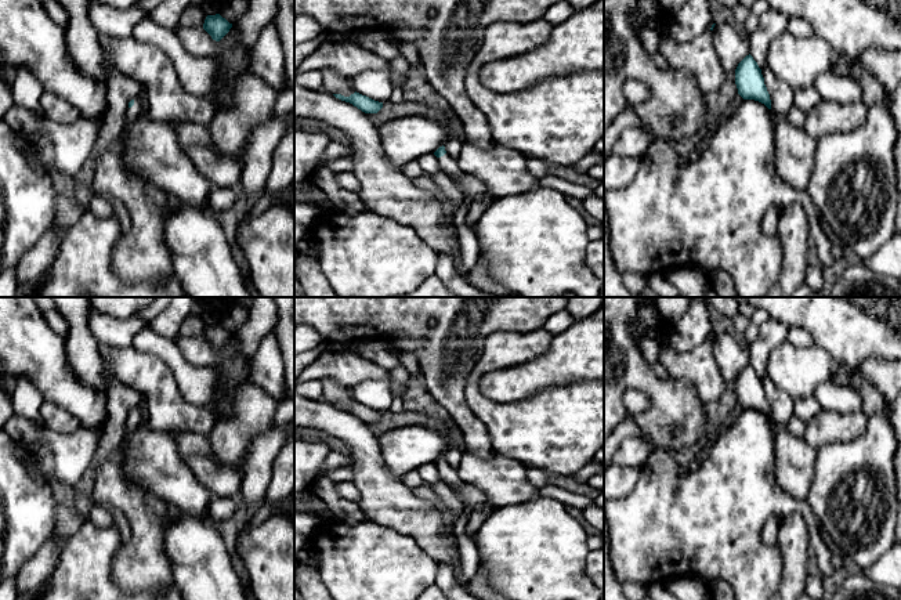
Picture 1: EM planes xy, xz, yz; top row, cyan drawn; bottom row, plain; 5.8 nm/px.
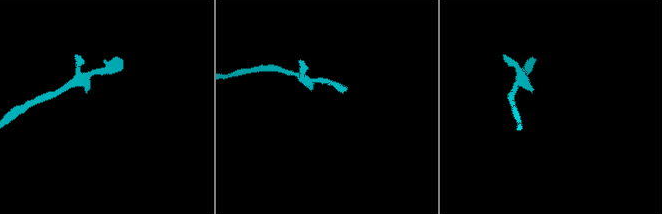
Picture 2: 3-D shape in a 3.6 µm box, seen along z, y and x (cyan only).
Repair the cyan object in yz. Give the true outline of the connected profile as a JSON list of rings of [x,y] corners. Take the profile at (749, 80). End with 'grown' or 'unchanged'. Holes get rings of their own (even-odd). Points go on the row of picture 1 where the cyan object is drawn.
[[[749,54],[735,69],[735,84],[743,100],[755,100],[771,109],[771,100],[757,62]]]; unchanged

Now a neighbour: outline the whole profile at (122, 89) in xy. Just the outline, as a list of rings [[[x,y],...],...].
[[[102,50],[102,62],[106,73],[106,101],[108,111],[104,123],[97,134],[91,156],[84,162],[80,171],[73,178],[84,189],[93,191],[95,153],[106,149],[124,129],[127,109],[131,100],[138,100],[142,93],[141,83],[120,73],[109,61],[108,53]]]

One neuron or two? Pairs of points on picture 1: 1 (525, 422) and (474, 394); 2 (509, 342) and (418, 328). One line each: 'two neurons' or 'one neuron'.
1: one neuron
2: two neurons

